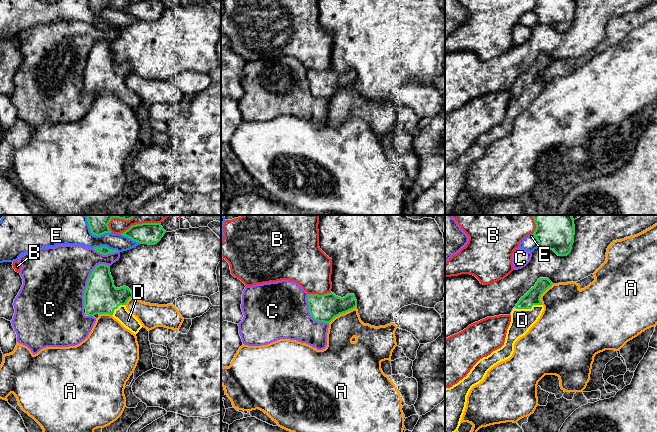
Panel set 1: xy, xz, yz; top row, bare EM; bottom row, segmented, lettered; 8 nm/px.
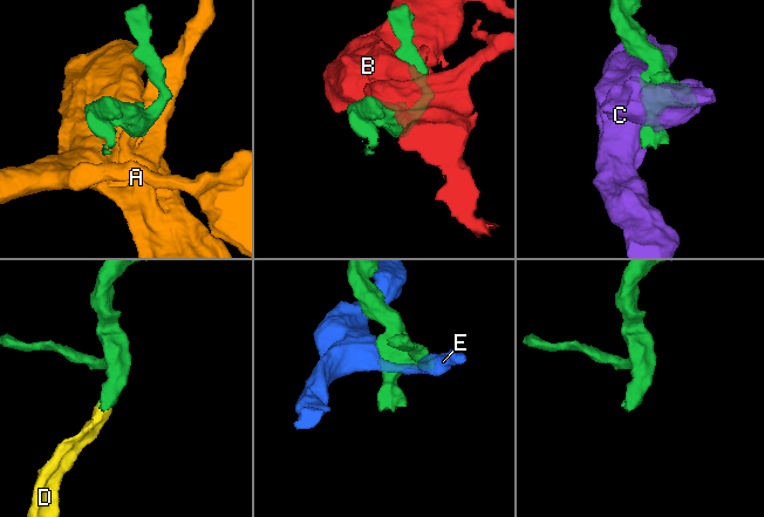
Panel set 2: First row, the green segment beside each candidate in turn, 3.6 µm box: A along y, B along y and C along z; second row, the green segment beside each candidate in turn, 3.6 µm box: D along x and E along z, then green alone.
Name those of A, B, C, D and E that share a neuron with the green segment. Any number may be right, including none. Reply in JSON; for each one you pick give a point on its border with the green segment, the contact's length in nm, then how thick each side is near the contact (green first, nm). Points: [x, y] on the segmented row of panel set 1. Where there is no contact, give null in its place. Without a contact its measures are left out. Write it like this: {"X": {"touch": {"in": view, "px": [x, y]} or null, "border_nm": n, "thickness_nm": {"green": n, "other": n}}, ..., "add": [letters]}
{"D": {"touch": {"in": "yz", "px": [528, 308]}, "border_nm": 220, "thickness_nm": {"green": 120, "other": 180}}, "add": ["D"]}

